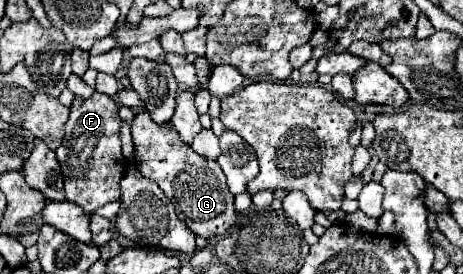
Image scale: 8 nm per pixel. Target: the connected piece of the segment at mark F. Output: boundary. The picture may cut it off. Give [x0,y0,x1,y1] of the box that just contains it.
[55,91,125,214]

